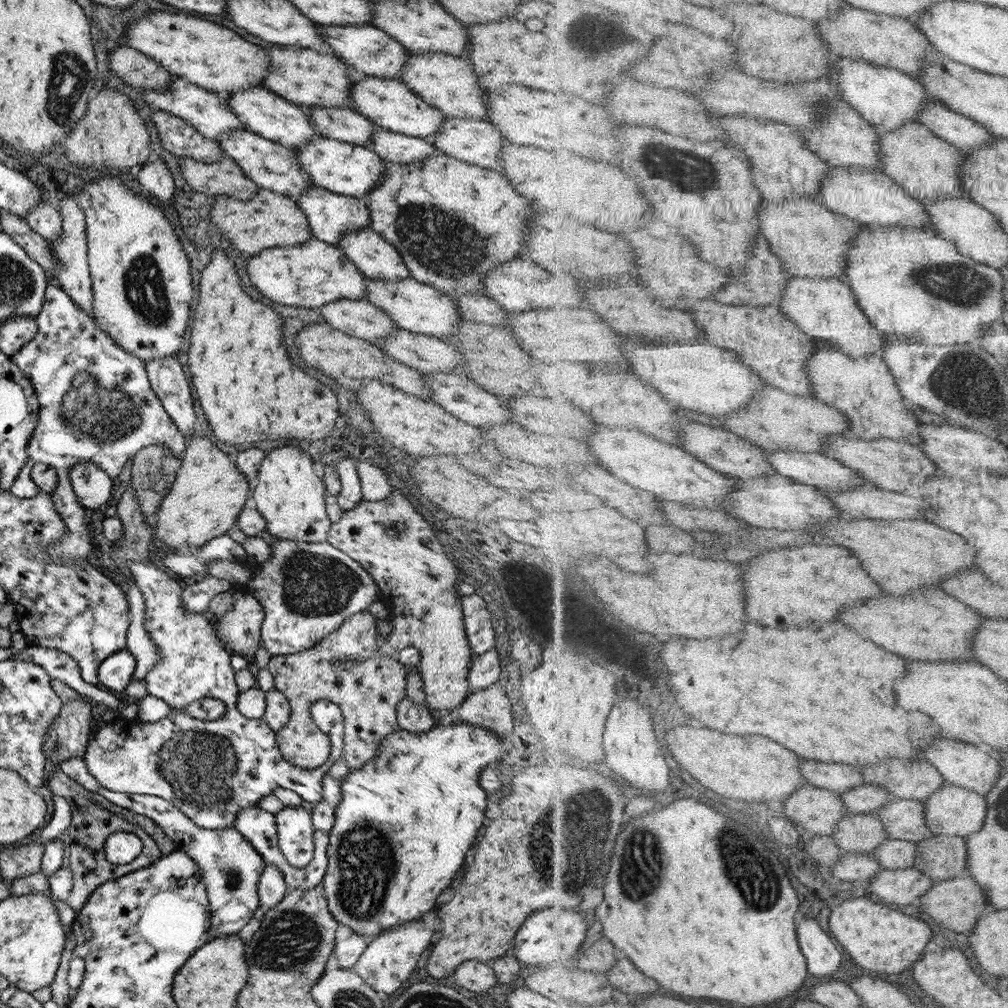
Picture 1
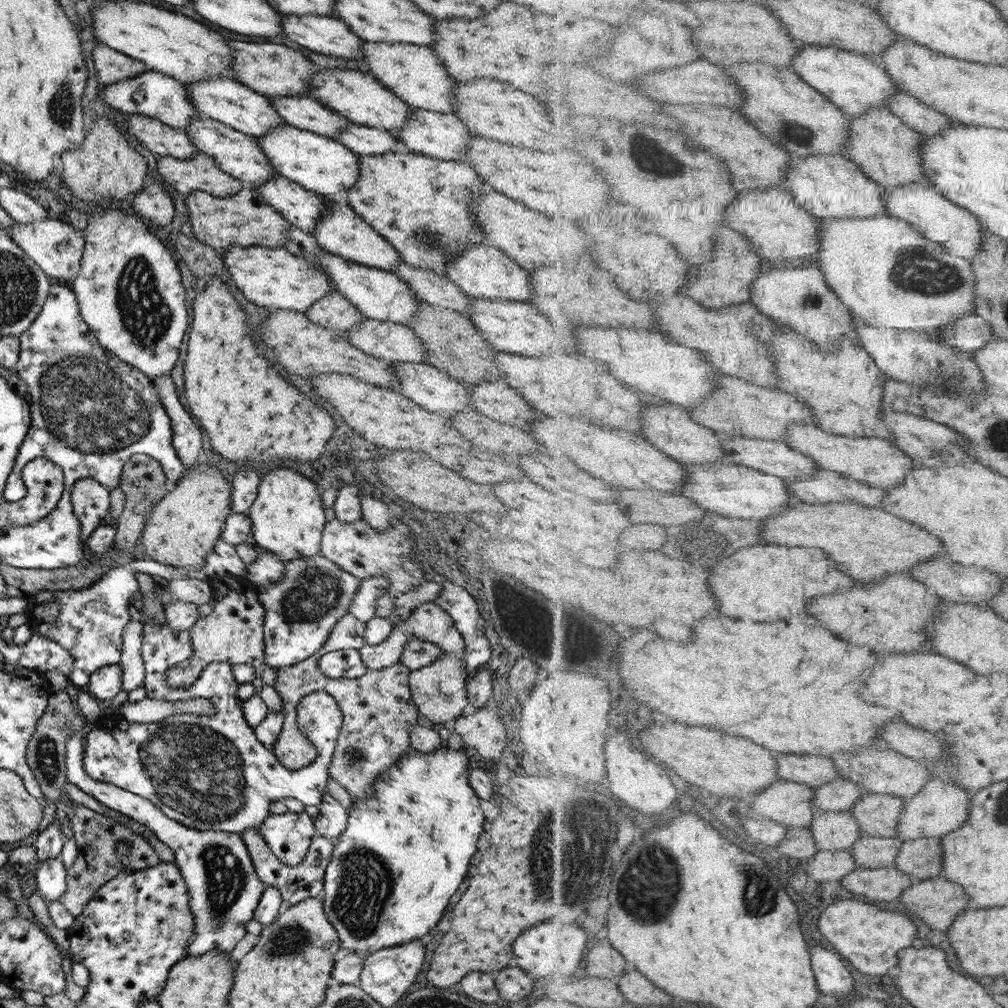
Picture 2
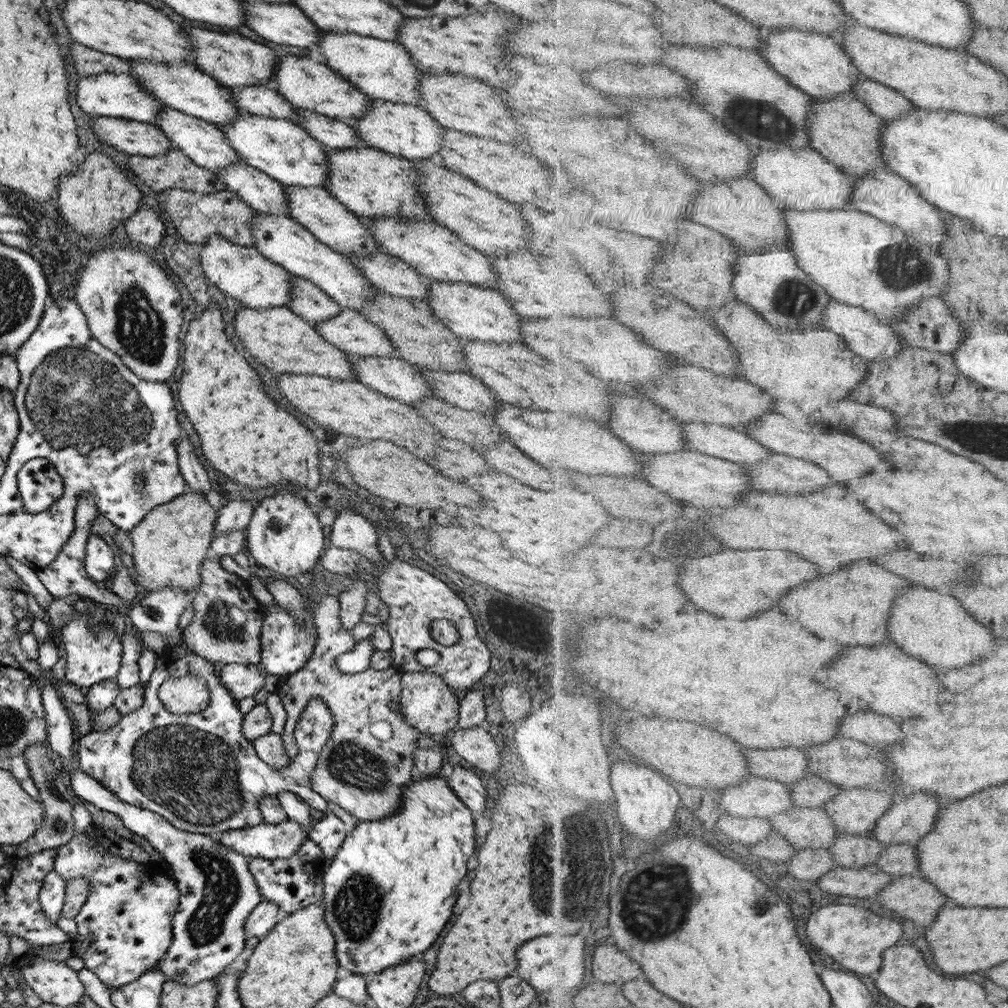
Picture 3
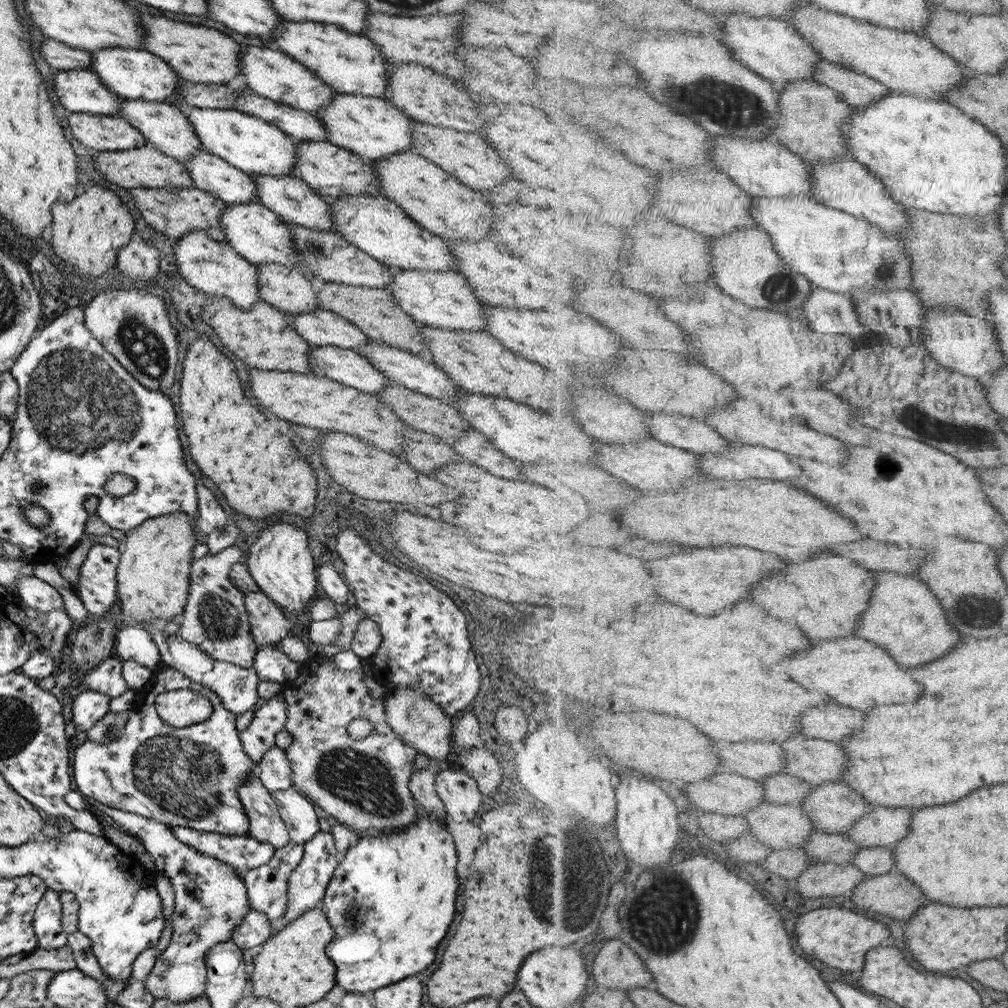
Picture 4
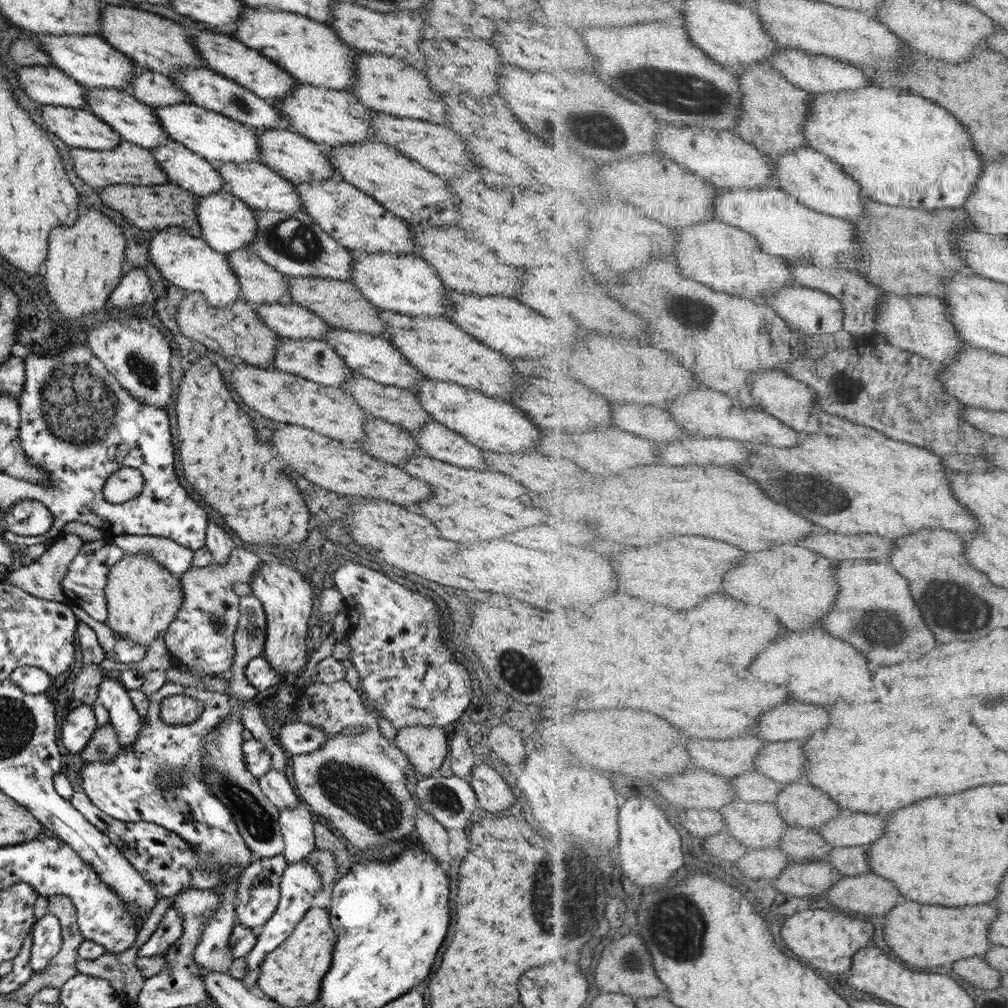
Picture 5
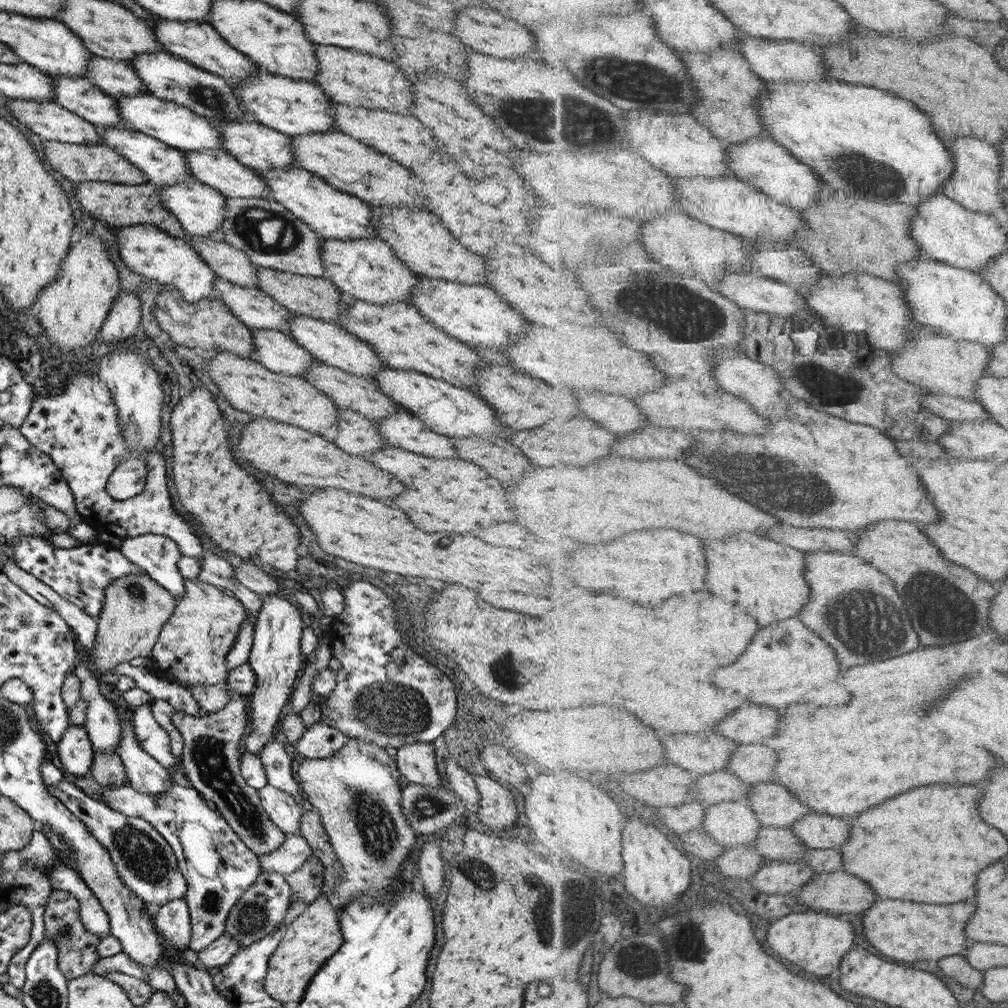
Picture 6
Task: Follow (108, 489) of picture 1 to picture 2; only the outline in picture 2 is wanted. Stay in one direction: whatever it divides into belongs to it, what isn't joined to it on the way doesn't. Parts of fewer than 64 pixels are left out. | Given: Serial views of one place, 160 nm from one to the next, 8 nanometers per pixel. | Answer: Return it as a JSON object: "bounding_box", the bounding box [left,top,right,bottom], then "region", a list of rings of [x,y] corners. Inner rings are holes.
{"bounding_box":[70,477,108,546],"region":[[[81,477],[72,484],[70,503],[80,524],[80,541],[85,546],[91,532],[107,520],[108,490],[96,480]]]}

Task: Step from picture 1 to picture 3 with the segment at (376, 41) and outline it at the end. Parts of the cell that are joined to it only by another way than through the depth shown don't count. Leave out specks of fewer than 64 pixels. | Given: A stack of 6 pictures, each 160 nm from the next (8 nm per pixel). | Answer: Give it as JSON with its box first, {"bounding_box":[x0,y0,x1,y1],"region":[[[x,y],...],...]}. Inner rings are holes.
{"bounding_box":[242,1,322,48],"region":[[[242,1],[245,28],[251,28],[257,36],[285,46],[297,46],[297,48],[313,48],[318,46],[322,37],[322,30],[315,26],[310,20],[293,4],[267,4],[258,1]]]}

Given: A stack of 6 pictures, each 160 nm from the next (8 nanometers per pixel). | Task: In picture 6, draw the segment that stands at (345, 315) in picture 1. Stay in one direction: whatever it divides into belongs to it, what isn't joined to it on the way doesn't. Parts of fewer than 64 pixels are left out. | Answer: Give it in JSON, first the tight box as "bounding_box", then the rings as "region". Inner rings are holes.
{"bounding_box":[182,232,257,288],"region":[[[184,232],[182,237],[197,252],[218,278],[247,288],[257,288],[255,265],[247,255],[229,246],[217,237],[190,236]]]}

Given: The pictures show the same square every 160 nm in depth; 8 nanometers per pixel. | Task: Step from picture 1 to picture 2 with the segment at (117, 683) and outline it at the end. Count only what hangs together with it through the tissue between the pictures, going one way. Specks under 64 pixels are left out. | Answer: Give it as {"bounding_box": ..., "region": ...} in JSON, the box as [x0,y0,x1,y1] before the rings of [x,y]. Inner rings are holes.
{"bounding_box":[84,664,122,704],"region":[[[119,664],[105,665],[92,672],[84,691],[102,704],[106,704],[122,688],[122,672]]]}

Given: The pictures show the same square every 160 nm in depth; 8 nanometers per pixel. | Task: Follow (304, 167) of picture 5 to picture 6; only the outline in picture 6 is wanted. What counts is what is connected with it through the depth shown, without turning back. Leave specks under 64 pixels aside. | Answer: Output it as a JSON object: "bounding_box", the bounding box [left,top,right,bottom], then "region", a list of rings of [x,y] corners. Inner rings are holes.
{"bounding_box":[213,120,294,171],"region":[[[253,120],[237,123],[235,121],[213,121],[213,127],[217,127],[219,140],[225,152],[237,160],[243,166],[255,171],[269,171],[293,167],[294,156],[290,150],[289,140],[286,135],[275,132],[272,128],[261,126]]]}

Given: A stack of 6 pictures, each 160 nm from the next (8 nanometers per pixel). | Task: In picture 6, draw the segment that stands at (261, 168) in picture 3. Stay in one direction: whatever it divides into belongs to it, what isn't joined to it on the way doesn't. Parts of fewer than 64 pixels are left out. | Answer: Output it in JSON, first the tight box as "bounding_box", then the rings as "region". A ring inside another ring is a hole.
{"bounding_box":[113,93,223,151],"region":[[[143,93],[115,98],[113,104],[119,114],[119,122],[123,122],[123,126],[131,131],[145,134],[180,151],[223,150],[217,127],[213,127],[213,120],[194,114],[185,106],[178,106],[168,100]]]}

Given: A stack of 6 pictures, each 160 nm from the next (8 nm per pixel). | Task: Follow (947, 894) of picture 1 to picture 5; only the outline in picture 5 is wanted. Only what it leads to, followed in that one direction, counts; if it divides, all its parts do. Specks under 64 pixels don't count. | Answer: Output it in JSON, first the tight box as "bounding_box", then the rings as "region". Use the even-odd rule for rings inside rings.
{"bounding_box":[823,872,905,915],"region":[[[871,872],[844,876],[823,897],[837,909],[866,915],[888,914],[905,900],[891,880]]]}

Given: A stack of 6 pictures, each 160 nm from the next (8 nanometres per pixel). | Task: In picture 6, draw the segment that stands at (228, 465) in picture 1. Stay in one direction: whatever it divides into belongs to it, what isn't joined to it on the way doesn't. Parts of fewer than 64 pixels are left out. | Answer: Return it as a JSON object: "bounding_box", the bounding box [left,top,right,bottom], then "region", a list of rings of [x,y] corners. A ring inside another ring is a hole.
{"bounding_box":[85,571,176,680],"region":[[[144,571],[111,581],[104,590],[101,611],[96,618],[93,649],[85,652],[93,675],[104,680],[114,677],[114,665],[137,657],[150,657],[165,622],[173,615],[176,600]]]}

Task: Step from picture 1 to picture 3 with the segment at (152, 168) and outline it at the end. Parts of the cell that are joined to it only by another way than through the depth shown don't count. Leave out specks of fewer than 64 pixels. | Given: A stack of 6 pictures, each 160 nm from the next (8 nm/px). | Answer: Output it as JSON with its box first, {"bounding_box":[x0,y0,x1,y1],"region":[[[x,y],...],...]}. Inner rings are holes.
{"bounding_box":[123,205,163,250],"region":[[[141,205],[129,218],[123,222],[129,245],[139,250],[153,249],[163,236],[163,218],[156,215],[157,210],[147,205]]]}

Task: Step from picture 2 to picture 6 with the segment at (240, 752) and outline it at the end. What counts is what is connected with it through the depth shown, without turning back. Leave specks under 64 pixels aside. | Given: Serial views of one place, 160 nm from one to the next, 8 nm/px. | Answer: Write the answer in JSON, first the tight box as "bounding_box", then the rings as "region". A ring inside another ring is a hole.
{"bounding_box":[102,699,261,952],"region":[[[159,699],[150,700],[149,705],[155,722],[167,732],[170,753],[176,757],[176,763],[166,770],[170,787],[161,794],[148,795],[138,793],[125,780],[116,787],[103,787],[102,802],[115,812],[146,820],[171,847],[179,872],[186,882],[183,900],[187,903],[191,923],[187,948],[197,952],[224,934],[228,912],[243,891],[256,882],[261,871],[260,862],[256,854],[239,840],[227,821],[215,809],[208,807],[187,780],[180,764],[183,741],[170,717],[176,710],[167,701]]]}

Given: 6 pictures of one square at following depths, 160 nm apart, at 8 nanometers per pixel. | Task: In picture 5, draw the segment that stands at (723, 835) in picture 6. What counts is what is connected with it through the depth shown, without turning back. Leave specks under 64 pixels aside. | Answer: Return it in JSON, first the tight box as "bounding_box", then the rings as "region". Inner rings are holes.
{"bounding_box":[717,798,789,848],"region":[[[735,798],[731,804],[717,809],[717,811],[724,819],[726,830],[747,846],[761,846],[761,848],[779,846],[785,829],[789,825],[781,816],[779,807],[772,801],[743,801]]]}

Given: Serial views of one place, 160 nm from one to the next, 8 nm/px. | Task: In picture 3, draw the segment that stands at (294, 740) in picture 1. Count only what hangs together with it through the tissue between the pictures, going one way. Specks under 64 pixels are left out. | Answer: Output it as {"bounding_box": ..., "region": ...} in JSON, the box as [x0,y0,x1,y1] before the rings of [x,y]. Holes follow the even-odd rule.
{"bounding_box":[275,594,419,822],"region":[[[335,594],[317,601],[311,613],[316,628],[311,657],[297,672],[280,679],[275,688],[286,712],[280,739],[285,754],[292,760],[297,754],[293,739],[295,722],[311,699],[321,699],[330,710],[333,725],[310,774],[310,787],[326,802],[334,802],[353,815],[357,822],[369,822],[384,819],[400,807],[402,788],[413,778],[413,755],[419,733],[409,727],[399,711],[398,696],[403,672],[389,666],[380,671],[367,668],[363,672],[349,674],[333,667],[335,658],[351,651],[355,645],[351,631],[341,628],[339,608]],[[375,722],[389,724],[391,736],[387,740],[378,740],[371,734],[371,726]]]}

